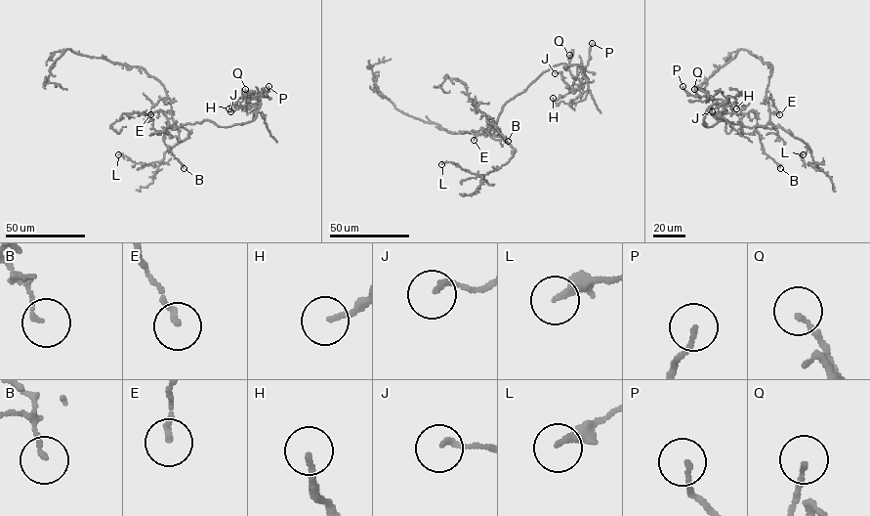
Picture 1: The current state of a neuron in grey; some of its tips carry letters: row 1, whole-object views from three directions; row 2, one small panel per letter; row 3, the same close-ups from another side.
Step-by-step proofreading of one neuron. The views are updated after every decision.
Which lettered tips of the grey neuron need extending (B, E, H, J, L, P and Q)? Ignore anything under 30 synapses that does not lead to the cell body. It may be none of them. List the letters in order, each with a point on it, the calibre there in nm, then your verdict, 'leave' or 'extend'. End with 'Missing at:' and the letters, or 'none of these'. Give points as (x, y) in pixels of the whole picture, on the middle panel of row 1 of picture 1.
B: at (508, 141); 130 nm thick; leave
E: at (474, 140); 160 nm thick; leave
H: at (553, 98); 150 nm thick; leave
J: at (555, 73); 160 nm thick; leave
L: at (441, 164); 200 nm thick; leave
P: at (592, 43); 120 nm thick; leave
Q: at (569, 55); 150 nm thick; leave
Missing at: none of these

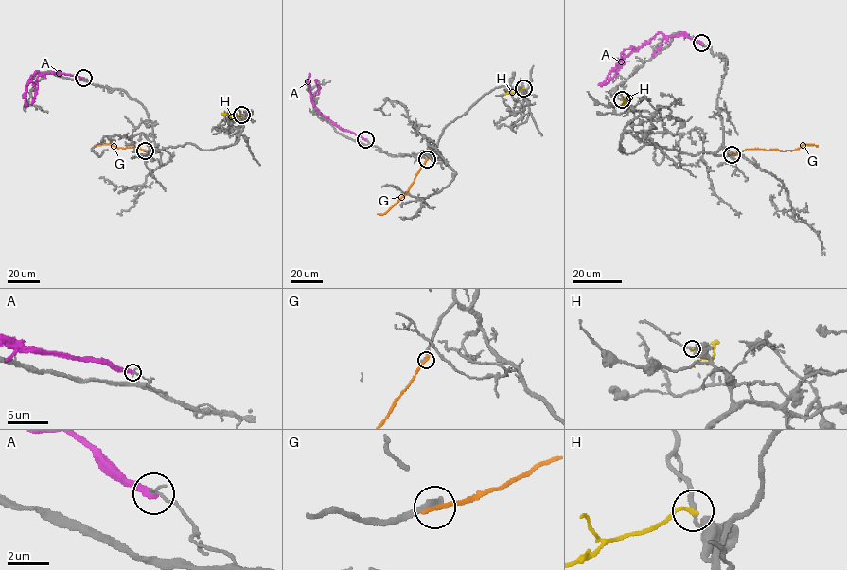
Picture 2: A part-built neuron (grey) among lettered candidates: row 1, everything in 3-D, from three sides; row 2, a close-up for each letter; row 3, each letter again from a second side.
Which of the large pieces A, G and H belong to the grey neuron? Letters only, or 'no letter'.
no letter

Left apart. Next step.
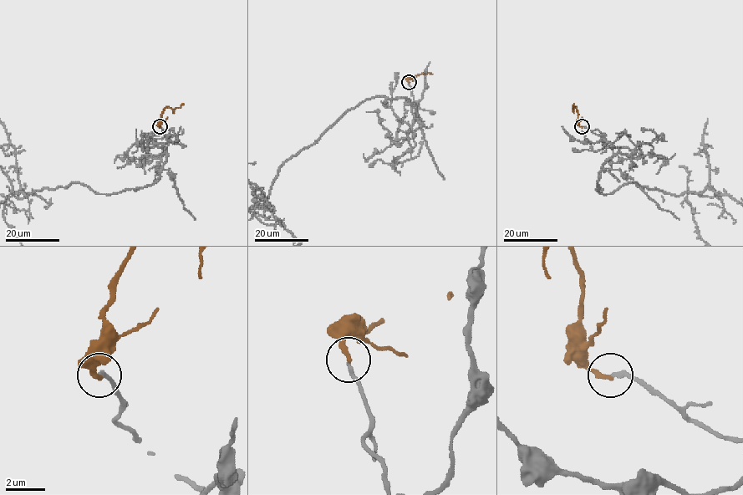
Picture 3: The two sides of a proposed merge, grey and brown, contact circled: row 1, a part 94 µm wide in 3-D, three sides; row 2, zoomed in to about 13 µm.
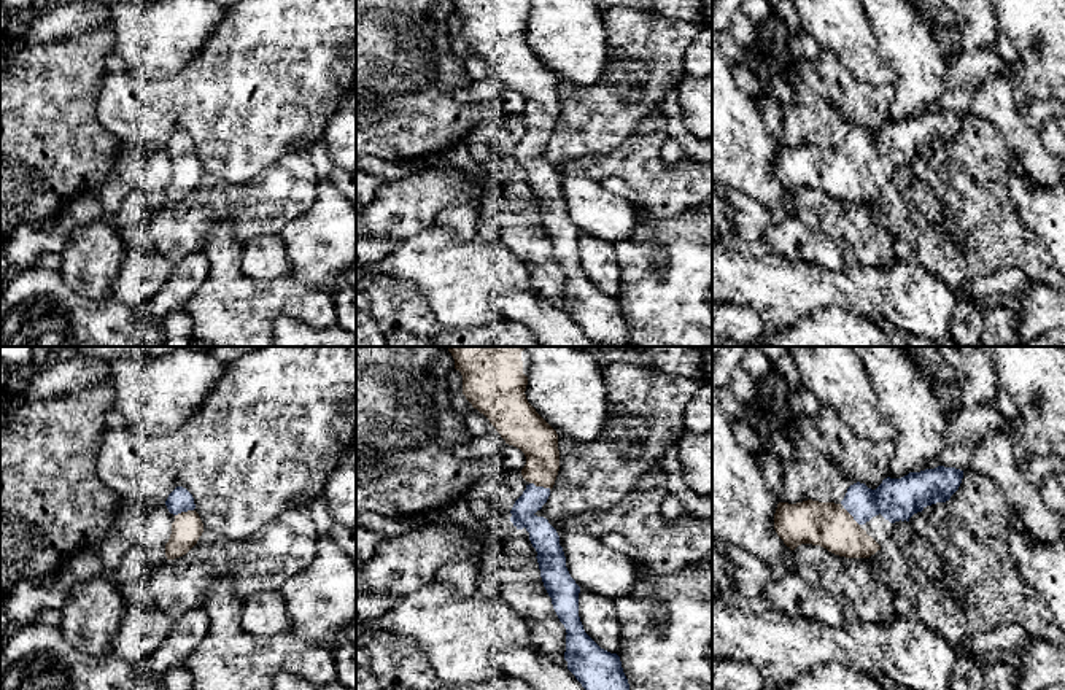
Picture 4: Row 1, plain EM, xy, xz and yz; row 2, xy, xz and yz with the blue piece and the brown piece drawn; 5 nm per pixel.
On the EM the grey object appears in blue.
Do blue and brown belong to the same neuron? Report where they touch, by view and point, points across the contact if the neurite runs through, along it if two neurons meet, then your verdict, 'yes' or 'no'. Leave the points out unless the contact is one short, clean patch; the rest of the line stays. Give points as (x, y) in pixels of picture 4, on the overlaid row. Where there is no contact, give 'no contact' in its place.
contact xz (541, 487); way xz (542, 536), (530, 520), (541, 487), (541, 445), (536, 438); yes

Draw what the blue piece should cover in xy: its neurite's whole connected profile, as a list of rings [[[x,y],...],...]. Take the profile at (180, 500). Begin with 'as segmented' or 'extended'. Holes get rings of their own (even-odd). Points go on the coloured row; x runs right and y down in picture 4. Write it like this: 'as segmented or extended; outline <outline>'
extended; outline [[[176,486],[168,494],[165,506],[175,515],[170,539],[165,544],[165,556],[175,560],[186,555],[197,544],[203,533],[203,523],[194,510],[192,494],[183,486]]]

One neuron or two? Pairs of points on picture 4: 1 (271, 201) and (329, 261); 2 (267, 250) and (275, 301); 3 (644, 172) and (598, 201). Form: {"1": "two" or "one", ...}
{"1": "two", "2": "two", "3": "two"}

